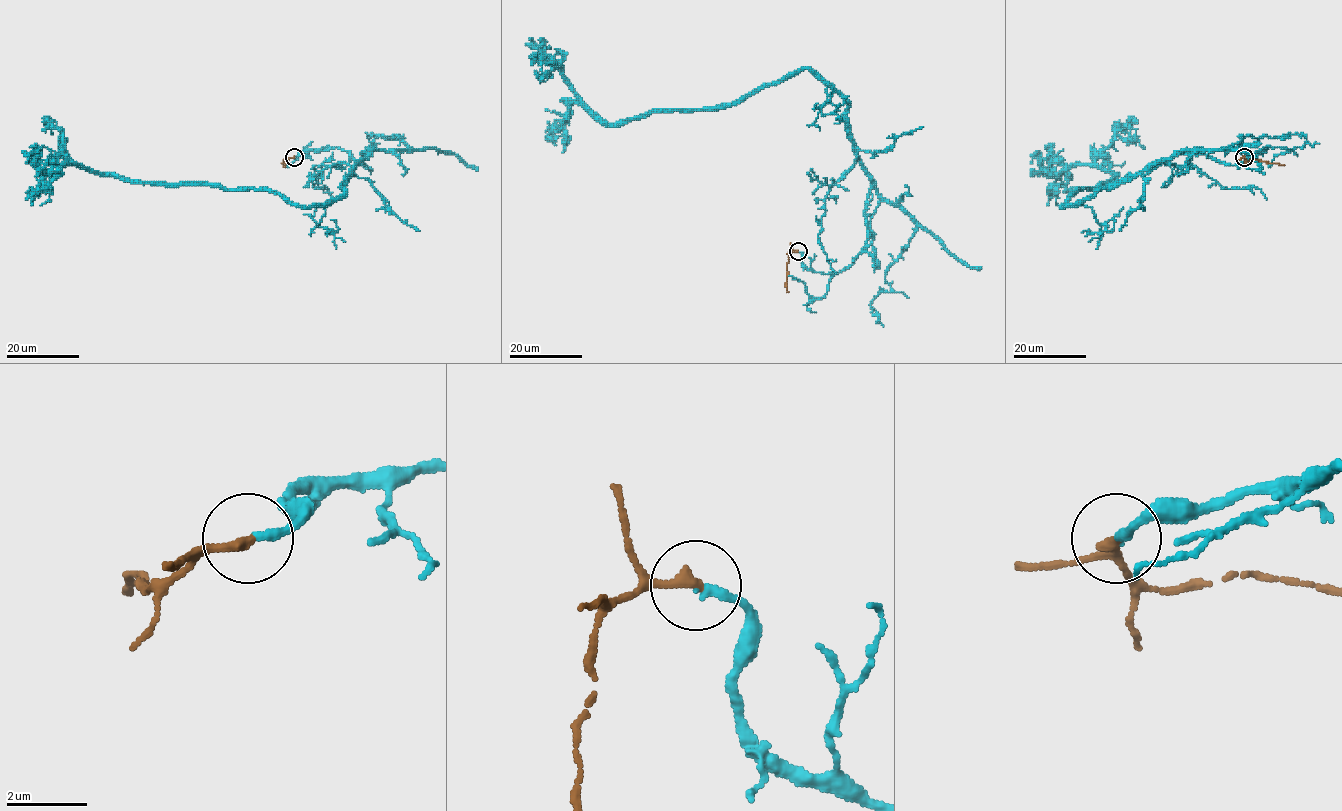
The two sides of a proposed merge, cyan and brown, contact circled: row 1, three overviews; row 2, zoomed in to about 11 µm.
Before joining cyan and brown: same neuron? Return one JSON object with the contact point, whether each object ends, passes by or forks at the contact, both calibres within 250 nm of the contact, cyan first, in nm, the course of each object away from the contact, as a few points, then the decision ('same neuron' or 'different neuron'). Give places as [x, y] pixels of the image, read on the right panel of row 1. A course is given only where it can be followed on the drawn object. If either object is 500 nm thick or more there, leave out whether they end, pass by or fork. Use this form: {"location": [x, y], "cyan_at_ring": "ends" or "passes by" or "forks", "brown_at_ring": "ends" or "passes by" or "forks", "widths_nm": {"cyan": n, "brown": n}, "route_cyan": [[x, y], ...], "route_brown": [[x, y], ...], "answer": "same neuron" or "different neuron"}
{"location": [1244, 157], "cyan_at_ring": "ends", "brown_at_ring": "ends", "widths_nm": {"cyan": 220, "brown": 300}, "route_cyan": [[1244, 156], [1265, 147], [1238, 164], [1175, 154], [1060, 206], [1116, 174], [1092, 165], [1054, 174], [1037, 150]], "route_brown": [[1244, 156], [1248, 161], [1285, 164]], "answer": "same neuron"}

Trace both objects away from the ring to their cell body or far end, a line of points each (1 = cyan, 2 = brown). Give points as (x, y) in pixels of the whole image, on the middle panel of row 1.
1: (798, 251), (815, 271), (845, 270), (871, 182), (847, 102), (810, 71), (605, 123), (542, 44)
2: (798, 251), (789, 255), (788, 292)

